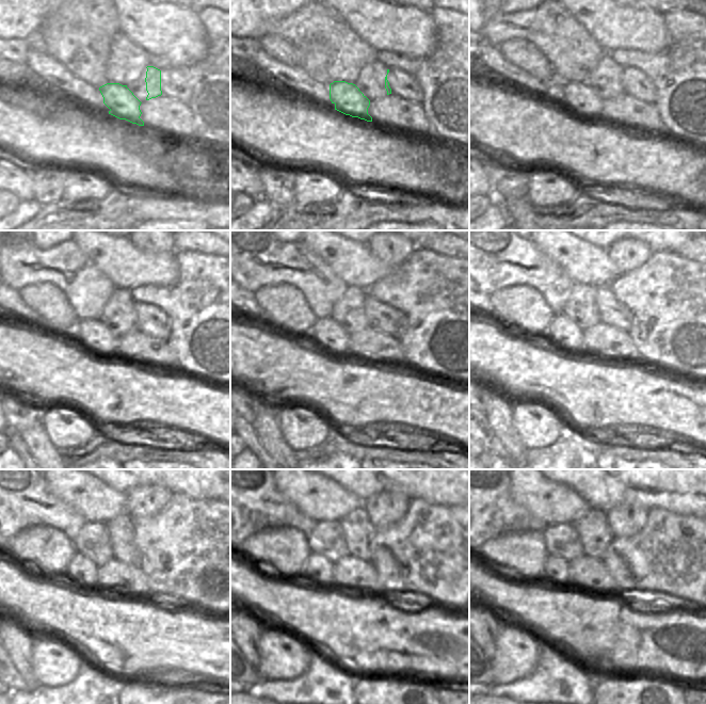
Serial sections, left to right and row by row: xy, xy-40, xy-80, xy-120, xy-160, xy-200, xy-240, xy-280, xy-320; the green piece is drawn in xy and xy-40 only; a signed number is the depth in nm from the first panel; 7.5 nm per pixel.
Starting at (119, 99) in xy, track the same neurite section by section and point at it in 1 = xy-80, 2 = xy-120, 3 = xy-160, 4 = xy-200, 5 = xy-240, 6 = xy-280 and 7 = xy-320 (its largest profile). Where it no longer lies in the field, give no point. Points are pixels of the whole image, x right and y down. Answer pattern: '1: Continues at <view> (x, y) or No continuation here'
1: Continues at xy-80 (582, 100)
2: Continues at xy-120 (94, 335)
3: Continues at xy-160 (326, 333)
4: Continues at xy-200 (562, 331)
5: Continues at xy-240 (81, 570)
6: Continues at xy-280 (318, 569)
7: Continues at xy-320 (556, 569).

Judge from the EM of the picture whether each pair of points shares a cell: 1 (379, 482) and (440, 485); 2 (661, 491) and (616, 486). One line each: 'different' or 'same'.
1: same
2: same

